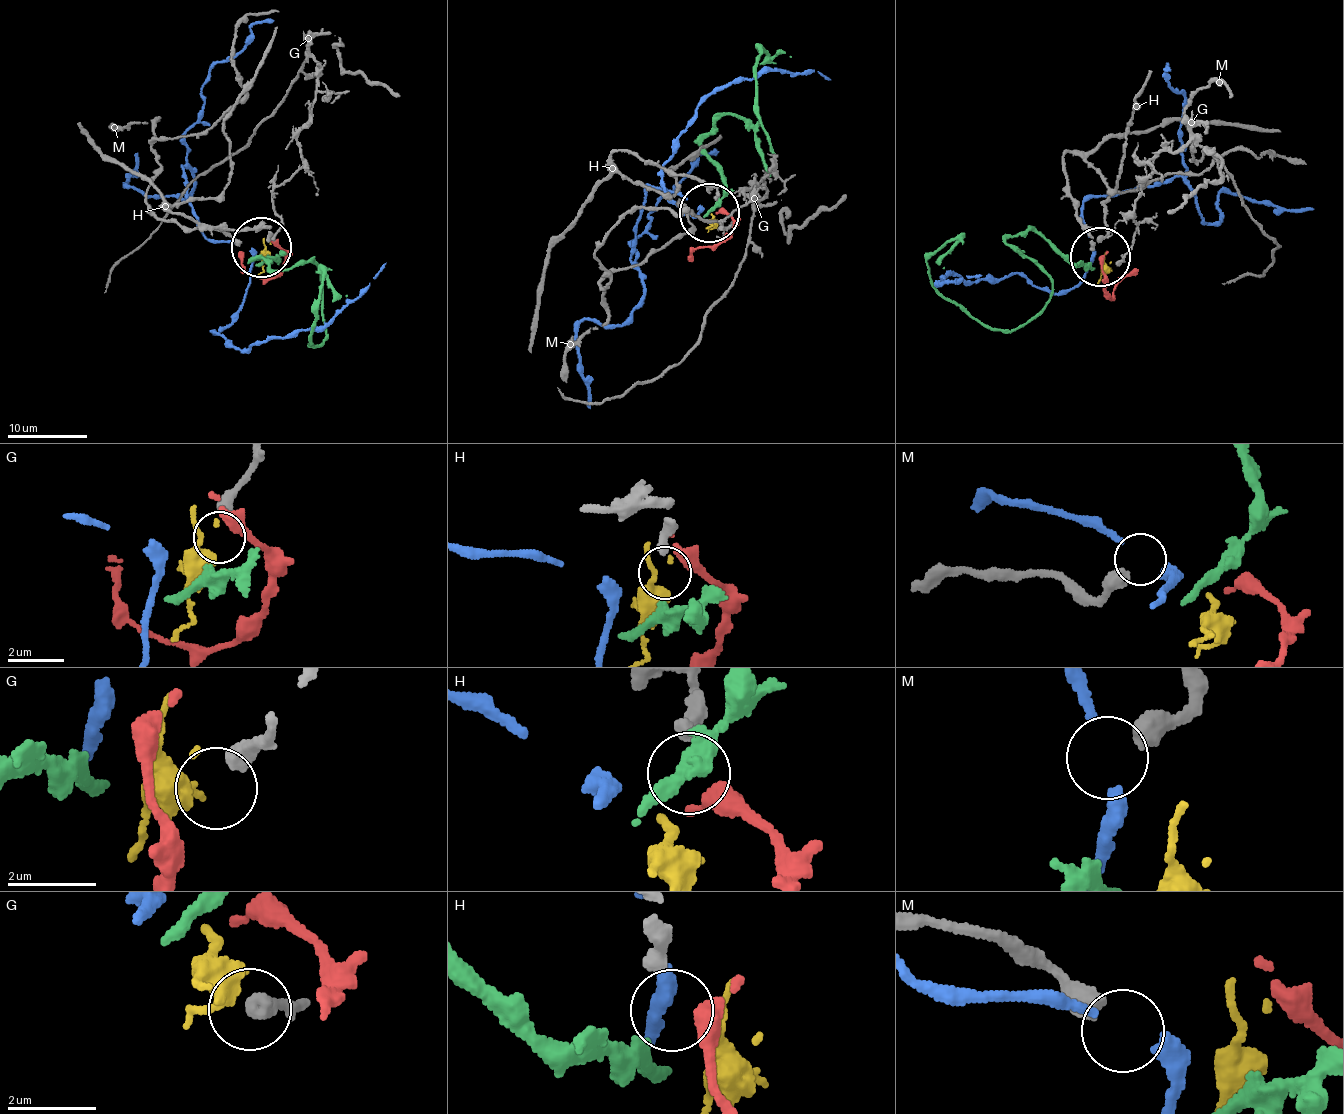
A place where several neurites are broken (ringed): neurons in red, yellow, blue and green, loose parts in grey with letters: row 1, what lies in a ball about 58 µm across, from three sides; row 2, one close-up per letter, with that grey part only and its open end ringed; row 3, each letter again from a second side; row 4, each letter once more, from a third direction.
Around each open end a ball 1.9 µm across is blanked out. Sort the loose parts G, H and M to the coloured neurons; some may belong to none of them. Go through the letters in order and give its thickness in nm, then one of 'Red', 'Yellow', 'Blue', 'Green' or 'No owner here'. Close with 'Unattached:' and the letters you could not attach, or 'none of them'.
G: Thickness 420 nm. Yellow
H: Thickness 300 nm. No owner here
M: Thickness 500 nm. No owner here
Unattached: H, M

